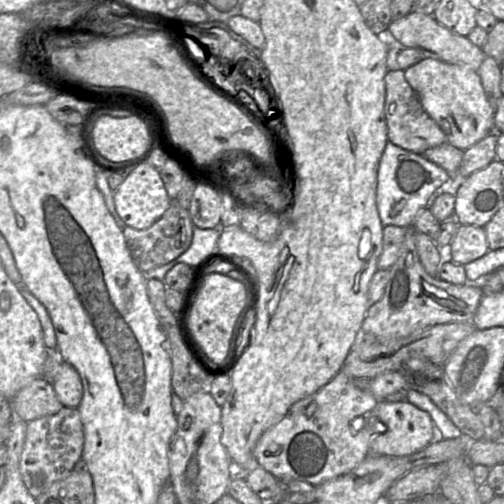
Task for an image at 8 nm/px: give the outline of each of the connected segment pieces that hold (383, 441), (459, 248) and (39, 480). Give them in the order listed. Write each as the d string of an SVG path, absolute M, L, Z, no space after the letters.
M379 400L371 417L385 424L386 431L371 439L369 455L408 456L421 451L435 440L434 422L430 415L408 401Z
M459 225L458 231L450 243L450 255L446 256L446 258L449 258L453 263L466 265L484 256L489 250L484 227Z
M65 407L56 414L28 422L20 473L28 492L36 499L50 486L67 477L79 460L83 460L84 432L77 408Z

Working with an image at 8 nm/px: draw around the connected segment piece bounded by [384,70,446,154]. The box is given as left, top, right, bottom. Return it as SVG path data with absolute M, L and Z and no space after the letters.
M389 70L384 80L386 90L384 114L388 141L416 154L423 154L427 149L445 143L444 132L424 110L417 93L406 81L404 70Z

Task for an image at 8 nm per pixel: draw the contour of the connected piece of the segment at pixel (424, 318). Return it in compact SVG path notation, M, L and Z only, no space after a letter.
M407 229L398 259L389 268L390 279L382 298L371 304L362 324L362 331L372 333L376 337L401 338L436 324L452 322L472 322L475 312L483 297L483 292L475 283L455 285L429 275L422 265L415 245L413 229Z

